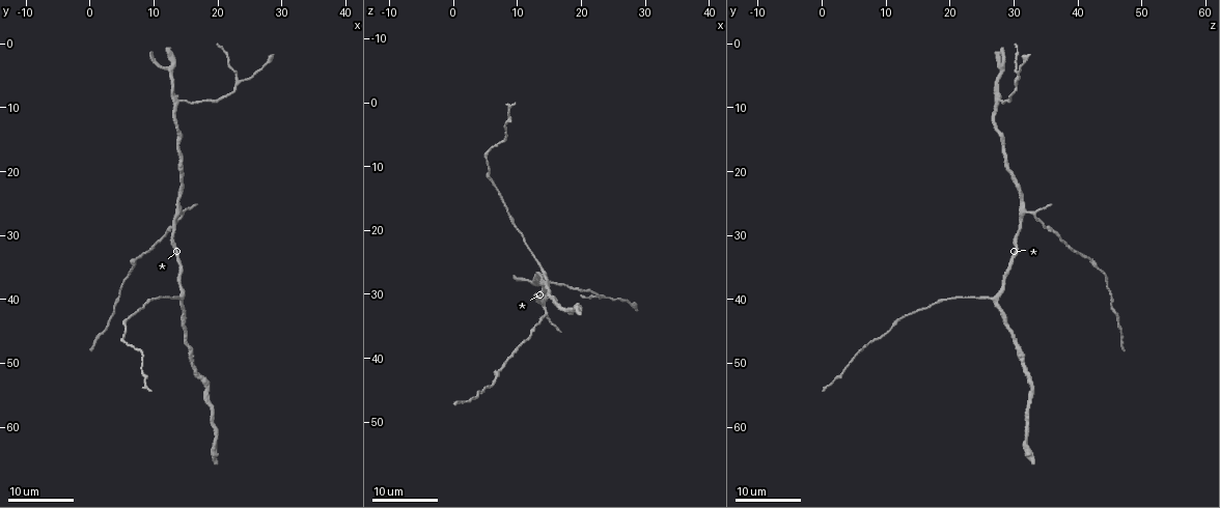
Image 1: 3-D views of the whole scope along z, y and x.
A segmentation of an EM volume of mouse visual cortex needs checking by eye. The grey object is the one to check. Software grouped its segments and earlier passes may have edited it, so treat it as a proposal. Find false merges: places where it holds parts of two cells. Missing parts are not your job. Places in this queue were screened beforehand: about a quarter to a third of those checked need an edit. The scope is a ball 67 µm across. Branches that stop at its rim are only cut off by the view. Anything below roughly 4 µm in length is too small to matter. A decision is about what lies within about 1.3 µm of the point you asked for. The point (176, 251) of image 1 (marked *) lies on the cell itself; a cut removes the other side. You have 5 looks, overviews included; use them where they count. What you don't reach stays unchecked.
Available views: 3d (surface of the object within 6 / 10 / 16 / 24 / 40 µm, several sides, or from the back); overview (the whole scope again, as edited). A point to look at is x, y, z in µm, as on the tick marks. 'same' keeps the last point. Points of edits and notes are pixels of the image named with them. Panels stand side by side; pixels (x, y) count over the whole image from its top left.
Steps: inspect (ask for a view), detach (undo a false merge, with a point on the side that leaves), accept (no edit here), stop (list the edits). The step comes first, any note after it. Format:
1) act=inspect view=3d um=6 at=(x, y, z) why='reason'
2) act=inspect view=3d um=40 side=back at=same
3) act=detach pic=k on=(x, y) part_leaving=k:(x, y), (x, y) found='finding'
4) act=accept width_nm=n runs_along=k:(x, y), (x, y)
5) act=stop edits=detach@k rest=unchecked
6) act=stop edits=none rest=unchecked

act=inspect view=3d um=16 at=(14.0, 9.0, 27.5)

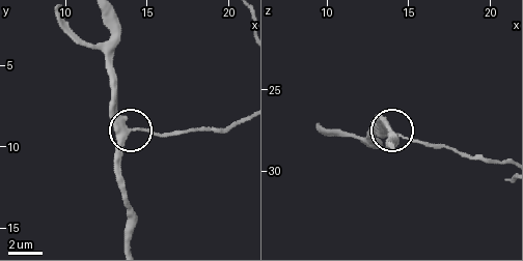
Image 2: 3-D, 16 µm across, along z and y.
act=inspect view=3d um=6 at=same why='zoom in'

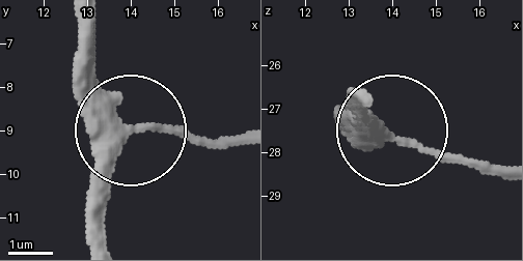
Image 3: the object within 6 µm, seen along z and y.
act=accept runs_along=3:(101, 239), (101, 173), (127, 128), (82, 42) found='all the same cell'

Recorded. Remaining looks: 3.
act=inspect view=3d um=16 at=(23.0, 6.0, 30.0) why='three arms meet'

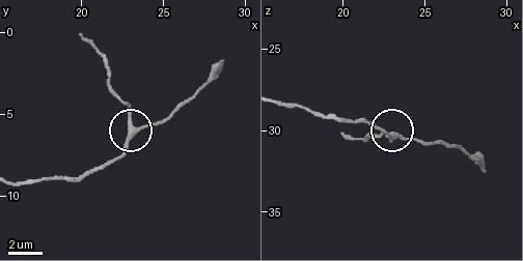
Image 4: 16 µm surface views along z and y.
act=inspect view=3d um=10 at=(23.2, 6.0, 30.4)

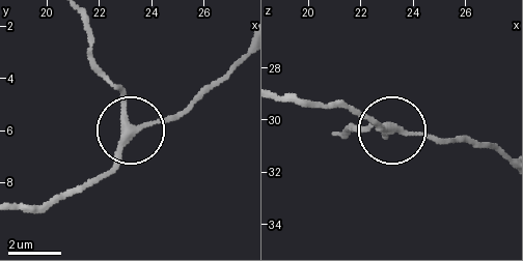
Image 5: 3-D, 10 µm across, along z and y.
act=accept side_arm_um=7 arms=3 found='all the same cell'

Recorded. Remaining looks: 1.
act=stop edits=none rest=unchecked

